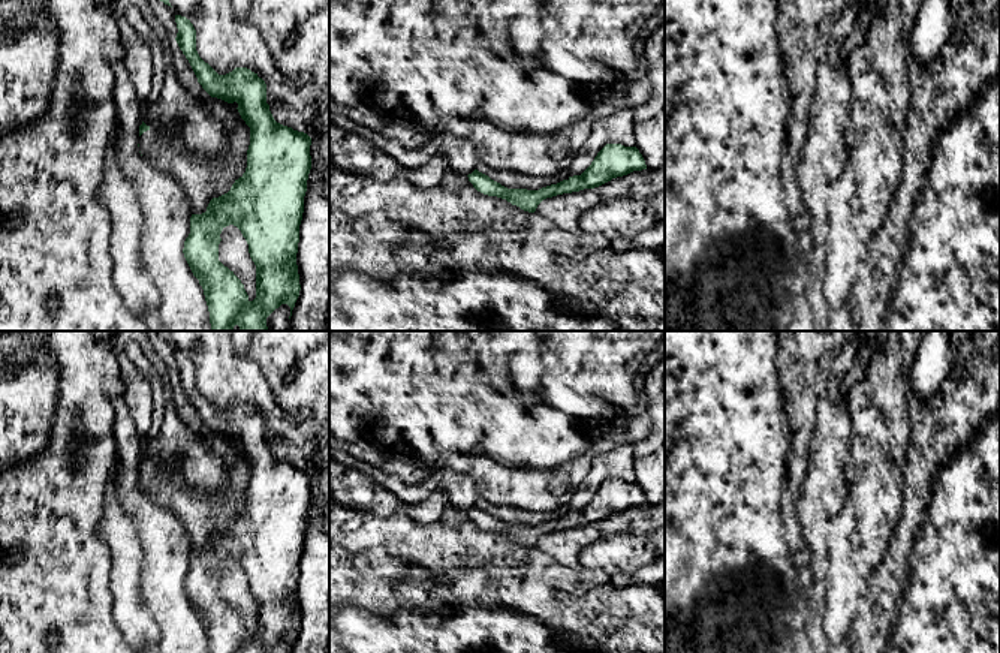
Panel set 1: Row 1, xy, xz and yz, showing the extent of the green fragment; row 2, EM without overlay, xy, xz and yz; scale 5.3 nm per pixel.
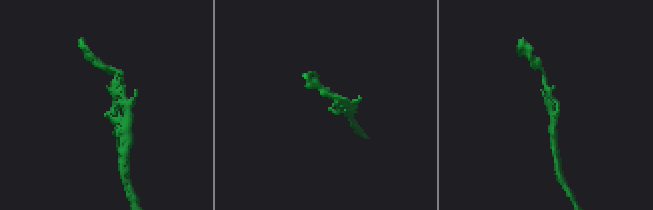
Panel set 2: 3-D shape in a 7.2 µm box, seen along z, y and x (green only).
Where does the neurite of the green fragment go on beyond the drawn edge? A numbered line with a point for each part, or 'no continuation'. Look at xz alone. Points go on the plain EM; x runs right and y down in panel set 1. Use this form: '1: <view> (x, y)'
no continuation

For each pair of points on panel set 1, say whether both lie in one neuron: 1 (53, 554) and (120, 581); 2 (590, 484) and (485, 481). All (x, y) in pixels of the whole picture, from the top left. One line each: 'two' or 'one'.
1: two
2: two

